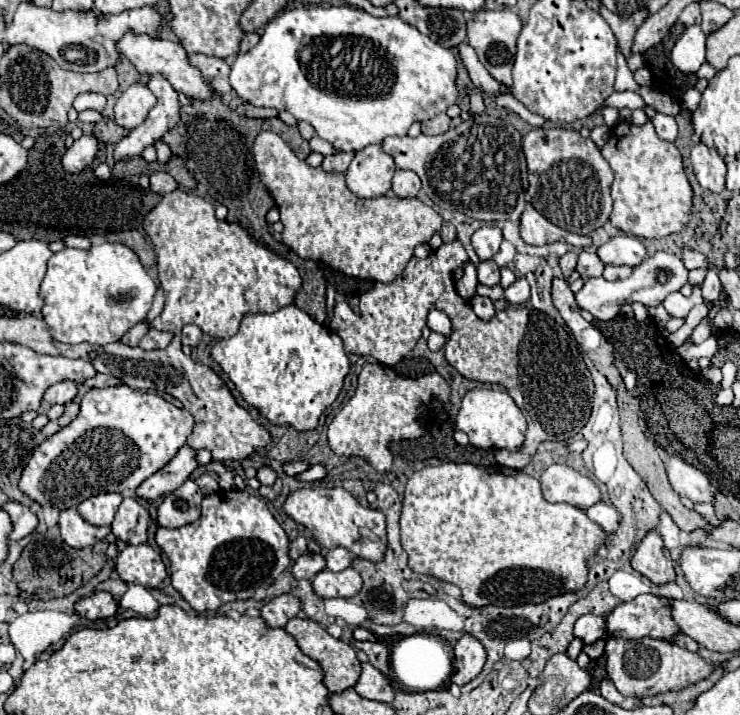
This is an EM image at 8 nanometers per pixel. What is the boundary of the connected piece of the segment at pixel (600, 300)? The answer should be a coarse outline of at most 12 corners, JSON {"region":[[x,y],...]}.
{"region":[[656,252],[630,278],[588,278],[576,302],[598,320],[622,304],[660,306],[688,284],[682,258]]}

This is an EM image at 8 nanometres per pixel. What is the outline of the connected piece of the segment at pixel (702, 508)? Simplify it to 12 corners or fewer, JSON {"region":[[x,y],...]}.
{"region":[[708,502],[694,504],[694,510],[700,512],[710,524],[718,526],[720,520],[714,514],[712,504]]}

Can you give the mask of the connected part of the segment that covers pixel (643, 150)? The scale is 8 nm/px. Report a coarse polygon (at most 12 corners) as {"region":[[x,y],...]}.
{"region":[[618,122],[602,146],[612,226],[664,238],[694,190],[652,122]]}

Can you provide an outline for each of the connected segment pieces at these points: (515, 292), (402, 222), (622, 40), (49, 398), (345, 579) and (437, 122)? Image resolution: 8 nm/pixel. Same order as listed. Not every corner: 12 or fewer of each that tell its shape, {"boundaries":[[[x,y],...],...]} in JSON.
{"boundaries":[[[518,278],[504,290],[510,304],[520,306],[530,298],[530,284]],[[274,132],[254,142],[282,242],[392,282],[442,216],[360,200]],[[602,4],[599,12],[616,34],[624,58],[632,54],[632,38],[646,20],[646,10],[620,18]],[[58,382],[44,394],[48,404],[68,404],[78,394],[76,382]],[[354,568],[322,570],[312,586],[320,598],[352,598],[362,576]],[[438,114],[422,124],[422,134],[444,134],[448,114]]]}

